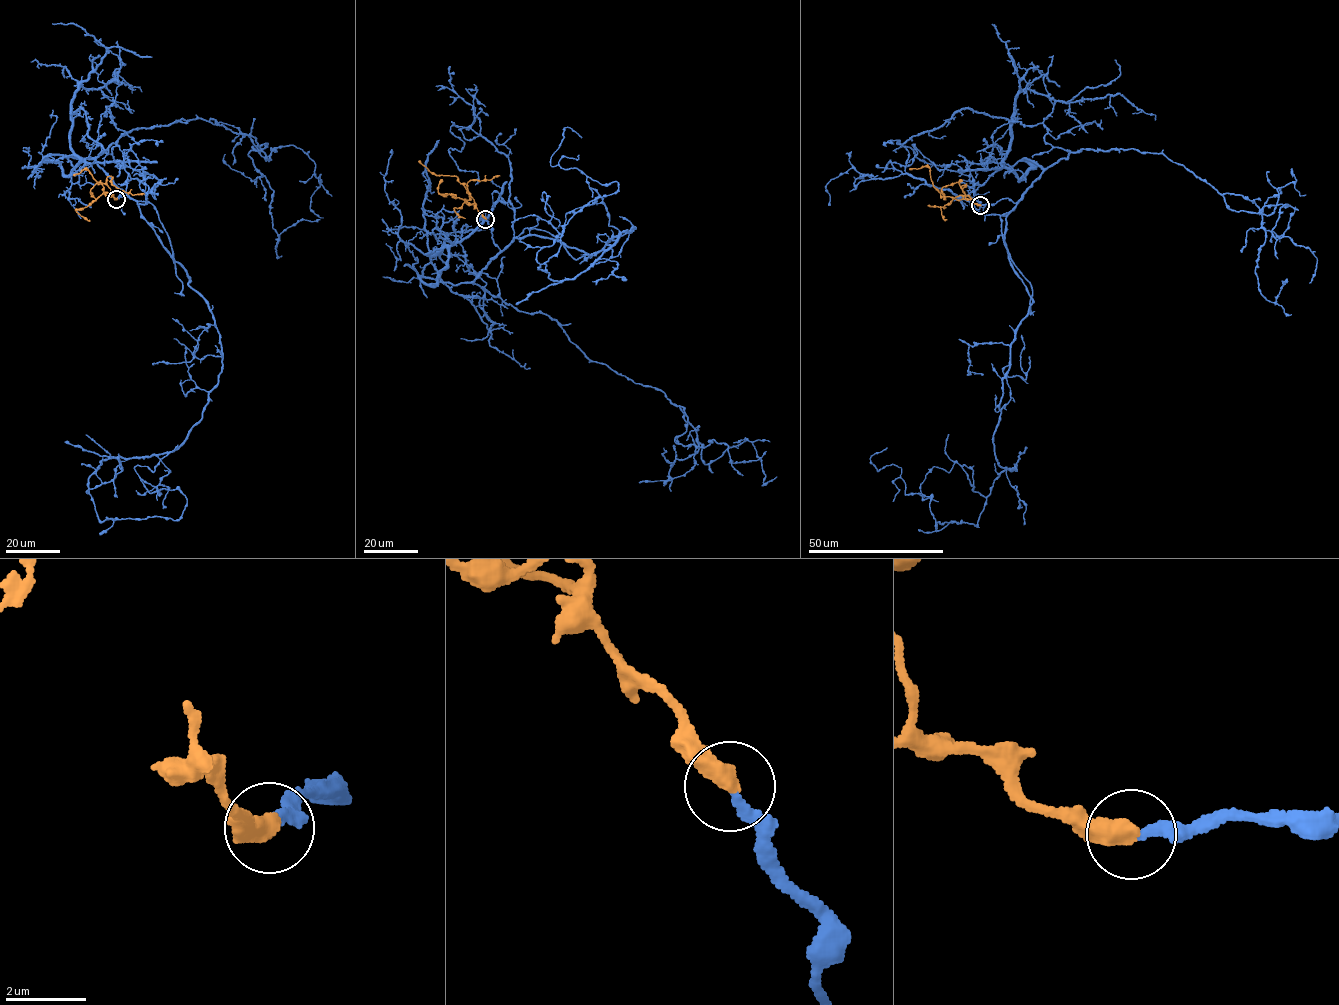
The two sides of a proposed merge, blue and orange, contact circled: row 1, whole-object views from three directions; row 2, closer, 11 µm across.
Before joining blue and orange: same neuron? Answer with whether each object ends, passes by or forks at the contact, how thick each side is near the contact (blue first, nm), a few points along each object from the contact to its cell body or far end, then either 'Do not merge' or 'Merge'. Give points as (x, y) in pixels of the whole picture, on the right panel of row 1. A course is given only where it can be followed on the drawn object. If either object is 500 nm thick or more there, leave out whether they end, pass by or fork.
Thickness 240 nm (blue) against 500 nm. Course of blue: (980, 205), (1016, 203), (1032, 299), (992, 441), (1016, 468), (976, 525), (937, 528), (870, 460), (887, 448). Course of orange: (980, 205), (967, 199), (942, 196), (934, 186), (926, 166), (910, 169). Merge

